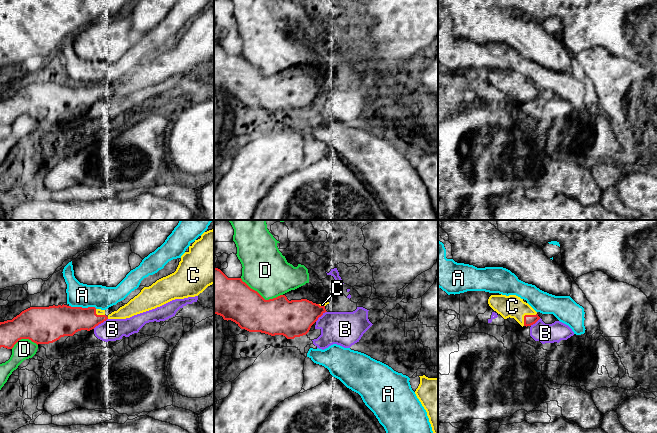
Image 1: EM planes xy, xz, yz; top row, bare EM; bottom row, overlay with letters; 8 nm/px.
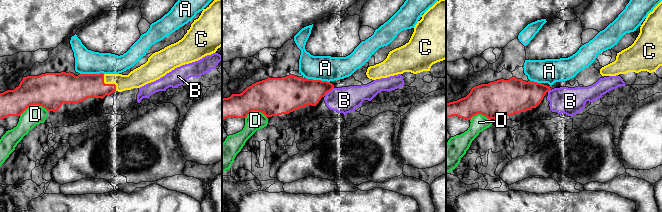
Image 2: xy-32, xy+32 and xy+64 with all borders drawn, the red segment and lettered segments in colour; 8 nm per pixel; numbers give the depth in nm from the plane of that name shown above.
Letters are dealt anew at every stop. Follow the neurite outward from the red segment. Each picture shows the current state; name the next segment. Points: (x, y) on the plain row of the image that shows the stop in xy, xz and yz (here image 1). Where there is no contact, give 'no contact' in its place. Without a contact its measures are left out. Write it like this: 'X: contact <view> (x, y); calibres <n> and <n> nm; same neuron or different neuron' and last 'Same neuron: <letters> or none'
A: contact xy (83, 84); calibres 260 and 190 nm; different neuron
B: contact xy (100, 99); calibres 220 and 180 nm; different neuron
C: contact yz (525, 91); calibres 90 and 180 nm; same neuron
D: contact xz (260, 71); calibres 320 and 360 nm; different neuron
Same neuron: C

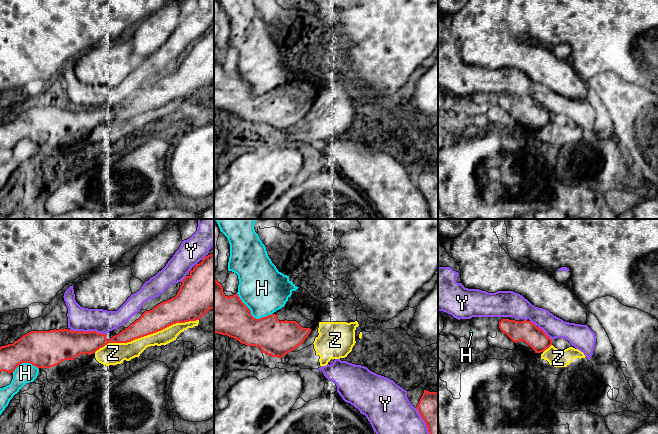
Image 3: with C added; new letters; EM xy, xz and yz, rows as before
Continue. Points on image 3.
H: contact xz (250, 90); calibres 300 and 380 nm; different neuron
Y: contact xy (89, 107); calibres 240 and 190 nm; different neuron
Z: contact xy (146, 111); calibres 200 and 140 nm; different neuron
Same neuron: none

